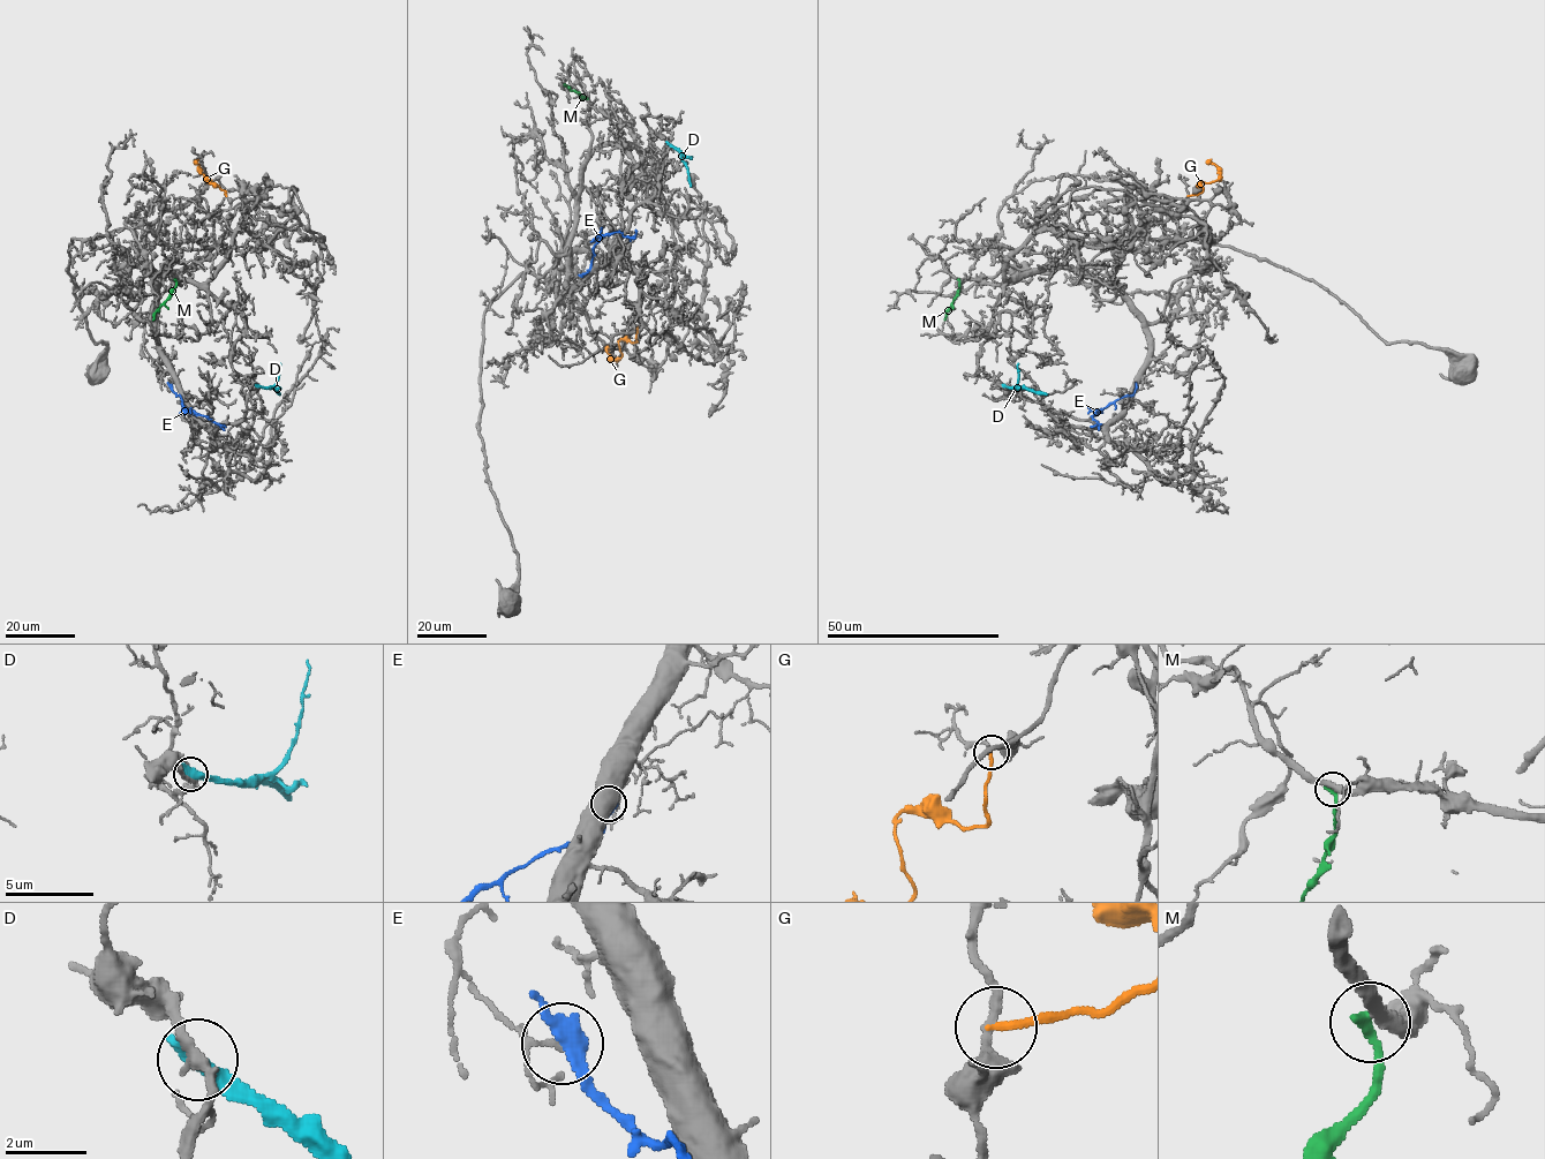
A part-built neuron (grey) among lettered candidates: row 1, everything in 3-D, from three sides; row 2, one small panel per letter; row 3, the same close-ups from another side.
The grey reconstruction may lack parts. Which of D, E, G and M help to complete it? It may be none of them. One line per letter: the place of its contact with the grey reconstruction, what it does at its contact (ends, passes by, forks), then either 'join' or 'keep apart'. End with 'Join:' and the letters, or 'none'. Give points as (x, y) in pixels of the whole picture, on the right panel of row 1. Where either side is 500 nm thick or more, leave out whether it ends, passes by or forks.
D: meets grey at (1004, 386); it ends there; keep apart
E: meets grey at (1136, 386); it passes by; keep apart
G: meets grey at (1188, 196); it ends there; keep apart
M: meets grey at (958, 279); it ends there; keep apart
Join: none

